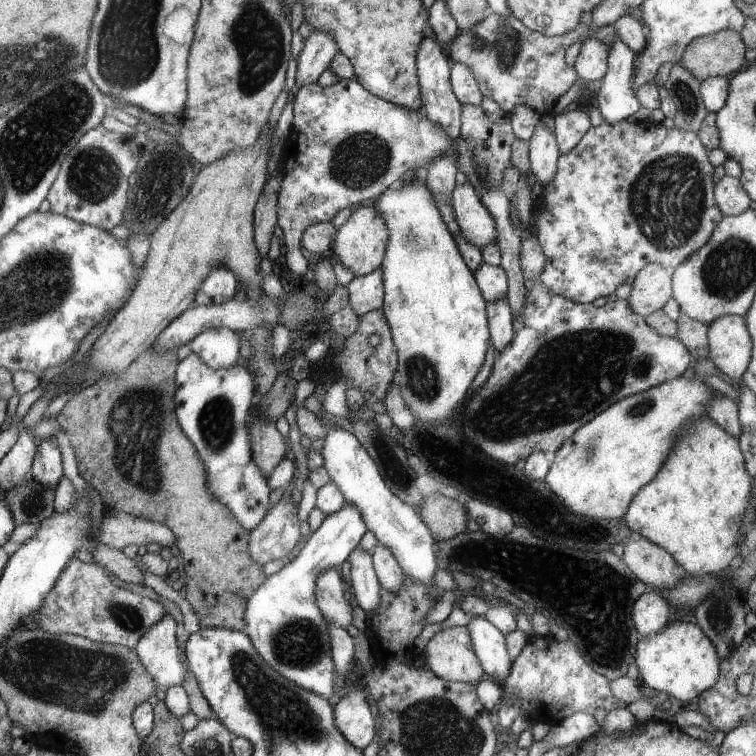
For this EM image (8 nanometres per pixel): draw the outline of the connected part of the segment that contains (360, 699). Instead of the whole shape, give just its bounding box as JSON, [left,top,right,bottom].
[333,689,376,748]

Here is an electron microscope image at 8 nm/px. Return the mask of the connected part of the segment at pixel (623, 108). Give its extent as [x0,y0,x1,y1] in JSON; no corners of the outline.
[596,35,641,124]

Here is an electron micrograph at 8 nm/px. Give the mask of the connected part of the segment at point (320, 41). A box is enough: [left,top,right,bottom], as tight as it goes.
[296,29,338,89]

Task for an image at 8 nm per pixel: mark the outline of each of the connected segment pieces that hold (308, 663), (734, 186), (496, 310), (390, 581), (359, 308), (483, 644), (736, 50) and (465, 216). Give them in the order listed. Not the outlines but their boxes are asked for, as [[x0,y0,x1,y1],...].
[[243,503,368,698],[717,176,752,216],[489,296,513,351],[372,543,405,591],[345,267,385,318],[467,616,513,685],[680,29,744,81],[452,179,498,250]]

